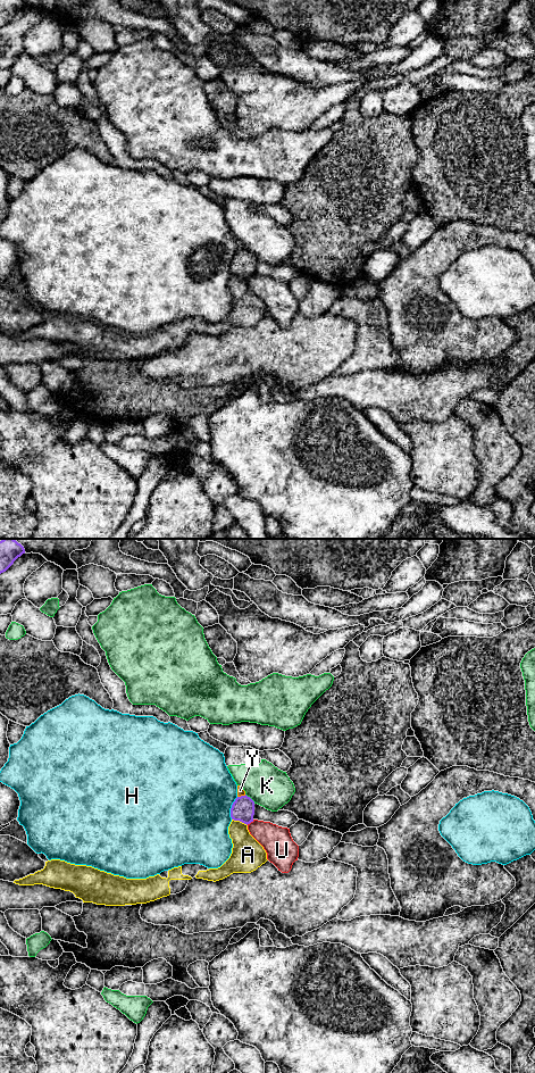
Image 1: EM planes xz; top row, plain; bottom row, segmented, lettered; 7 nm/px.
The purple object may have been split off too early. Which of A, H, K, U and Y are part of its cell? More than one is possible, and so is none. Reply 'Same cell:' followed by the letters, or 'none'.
Same cell: none

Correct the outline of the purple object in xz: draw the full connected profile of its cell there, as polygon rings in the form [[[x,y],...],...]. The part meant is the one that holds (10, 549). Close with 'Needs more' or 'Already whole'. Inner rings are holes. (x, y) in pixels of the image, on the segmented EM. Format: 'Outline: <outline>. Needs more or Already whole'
Outline: [[[2,539],[0,541],[0,574],[6,572],[23,554],[25,554],[24,547],[15,539]]]. Already whole

